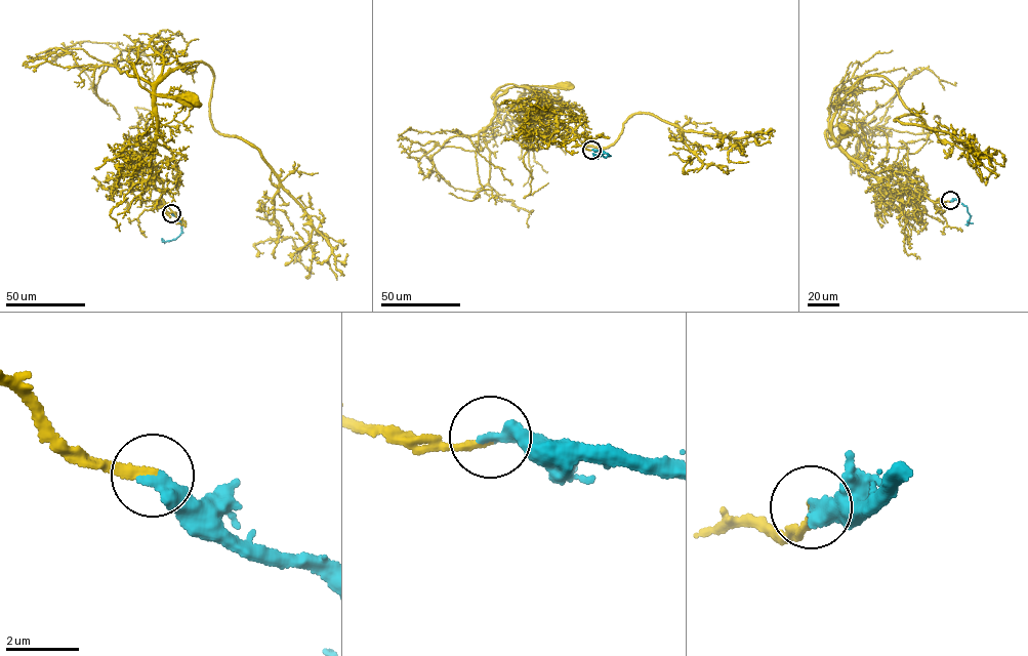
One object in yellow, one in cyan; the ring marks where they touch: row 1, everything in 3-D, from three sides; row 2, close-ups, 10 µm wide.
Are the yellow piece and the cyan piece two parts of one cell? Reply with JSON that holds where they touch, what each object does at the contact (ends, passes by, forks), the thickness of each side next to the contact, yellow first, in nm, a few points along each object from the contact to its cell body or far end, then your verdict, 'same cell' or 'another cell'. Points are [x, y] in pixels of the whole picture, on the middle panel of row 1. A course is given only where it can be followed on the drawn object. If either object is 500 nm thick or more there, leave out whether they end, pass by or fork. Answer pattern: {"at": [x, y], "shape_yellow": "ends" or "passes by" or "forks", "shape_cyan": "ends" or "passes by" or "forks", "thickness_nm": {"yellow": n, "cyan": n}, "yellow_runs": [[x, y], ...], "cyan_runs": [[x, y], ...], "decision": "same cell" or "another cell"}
{"at": [591, 150], "shape_yellow": "ends", "shape_cyan": "ends", "thickness_nm": {"yellow": 240, "cyan": 380}, "yellow_runs": [[591, 150], [579, 145], [572, 128], [560, 121], [543, 95], [528, 87], [564, 87]], "cyan_runs": [[591, 150], [609, 155], [597, 155], [598, 159]], "decision": "same cell"}

